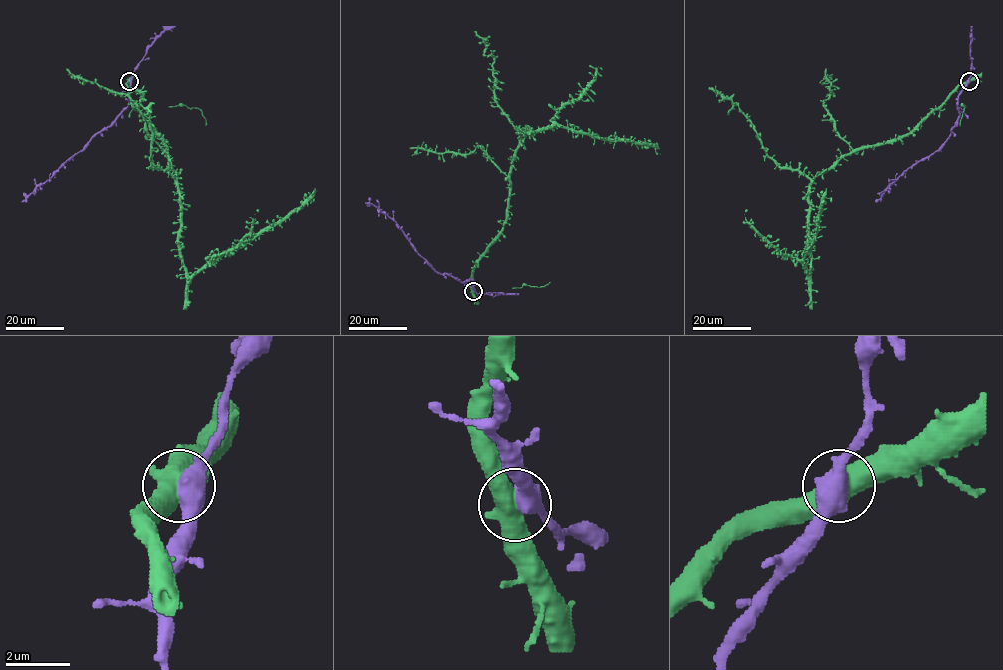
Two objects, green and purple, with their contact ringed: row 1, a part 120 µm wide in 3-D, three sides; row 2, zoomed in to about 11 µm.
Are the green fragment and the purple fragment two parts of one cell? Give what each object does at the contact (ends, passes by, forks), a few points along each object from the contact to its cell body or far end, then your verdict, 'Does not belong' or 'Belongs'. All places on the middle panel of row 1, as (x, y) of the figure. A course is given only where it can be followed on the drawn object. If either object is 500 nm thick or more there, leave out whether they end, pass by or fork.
Course of green: (473, 291), (473, 266), (506, 219), (511, 161), (522, 131), (564, 126), (602, 138), (652, 143), (660, 154). Course of purple: (473, 291), (471, 280), (460, 281), (438, 273), (417, 252), (402, 229), (372, 204), (369, 197). Does not belong

